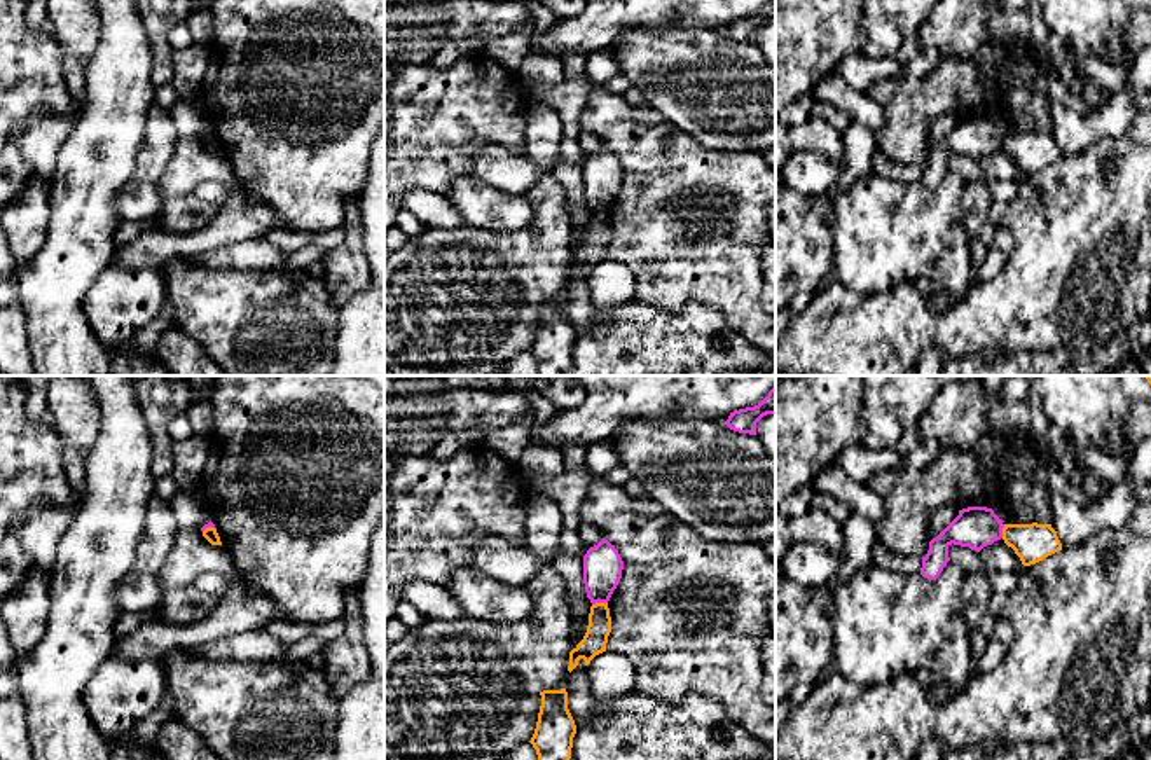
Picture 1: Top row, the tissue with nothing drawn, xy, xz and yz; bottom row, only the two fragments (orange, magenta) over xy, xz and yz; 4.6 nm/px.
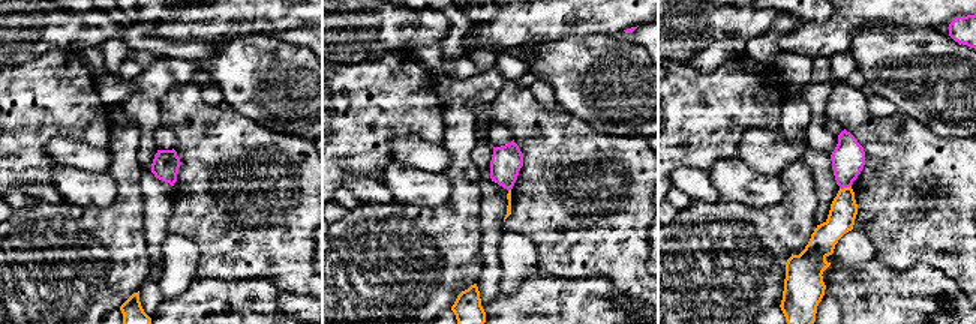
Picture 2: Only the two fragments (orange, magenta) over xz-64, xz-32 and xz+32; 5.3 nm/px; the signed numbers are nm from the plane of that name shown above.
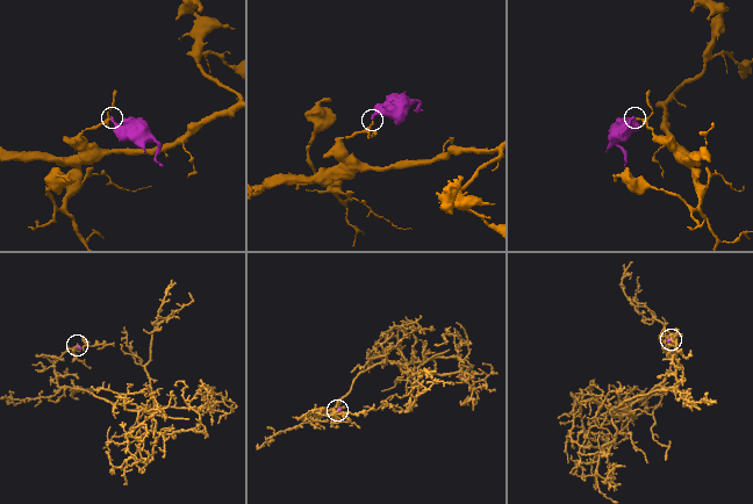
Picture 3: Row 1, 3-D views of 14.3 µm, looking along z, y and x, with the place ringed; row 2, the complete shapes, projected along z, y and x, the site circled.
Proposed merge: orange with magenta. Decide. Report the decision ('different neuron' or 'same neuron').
different neuron

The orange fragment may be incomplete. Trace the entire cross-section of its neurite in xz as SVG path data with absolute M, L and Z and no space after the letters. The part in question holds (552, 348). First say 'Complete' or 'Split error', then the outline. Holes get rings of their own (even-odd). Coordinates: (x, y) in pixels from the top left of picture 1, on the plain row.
Complete. M543 299L538 330L531 353L538 363L538 376L564 376L571 367L575 328L568 318L568 301Z

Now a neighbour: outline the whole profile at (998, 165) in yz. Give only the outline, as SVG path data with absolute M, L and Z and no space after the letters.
M997 149L980 159L985 176L1010 182L1022 182L1027 175L1022 173L1020 166L1004 149Z

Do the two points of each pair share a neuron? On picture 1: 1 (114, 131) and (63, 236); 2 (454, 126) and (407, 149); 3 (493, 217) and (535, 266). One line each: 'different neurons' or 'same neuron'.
1: same neuron
2: same neuron
3: different neurons

